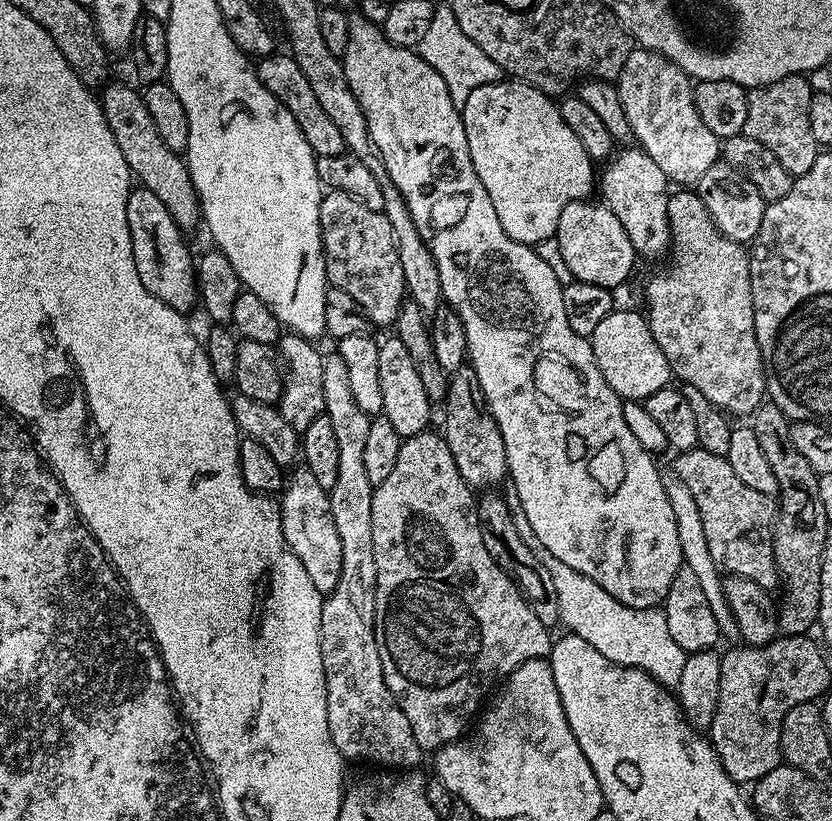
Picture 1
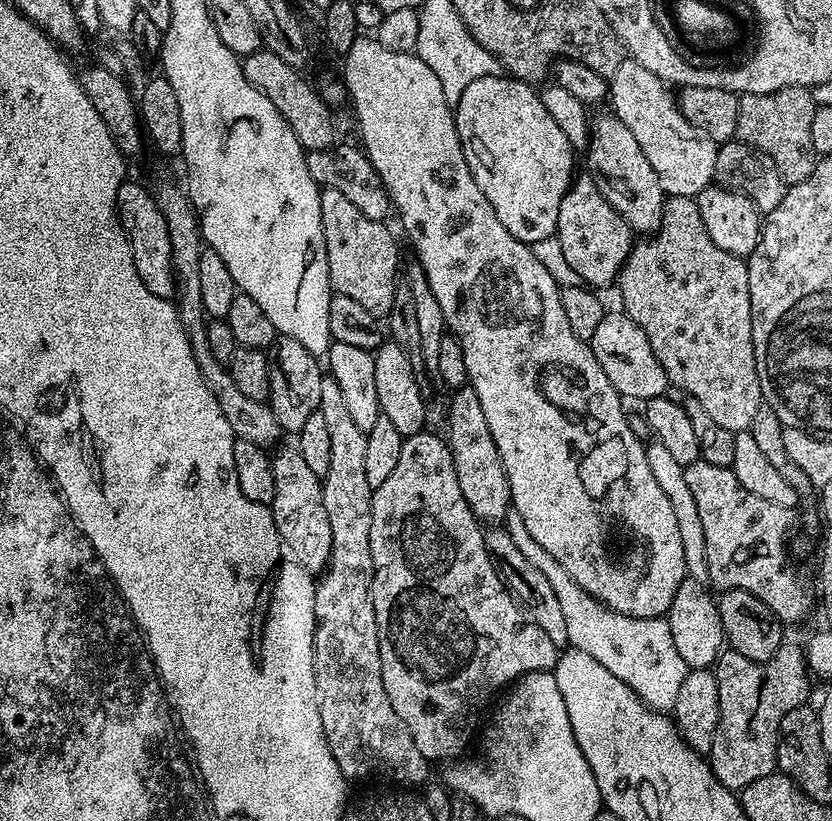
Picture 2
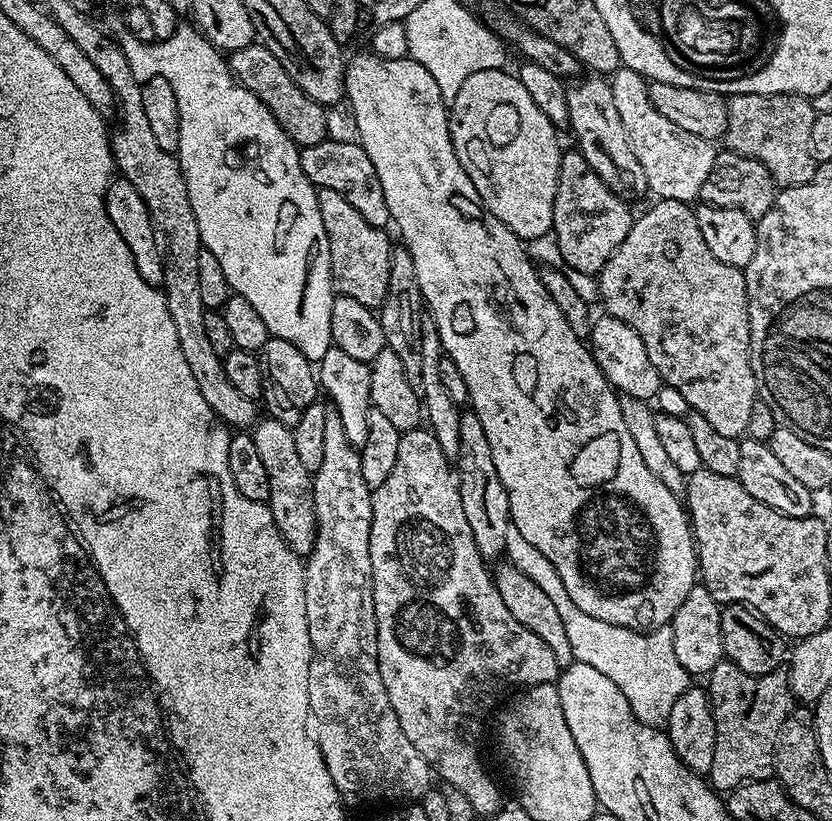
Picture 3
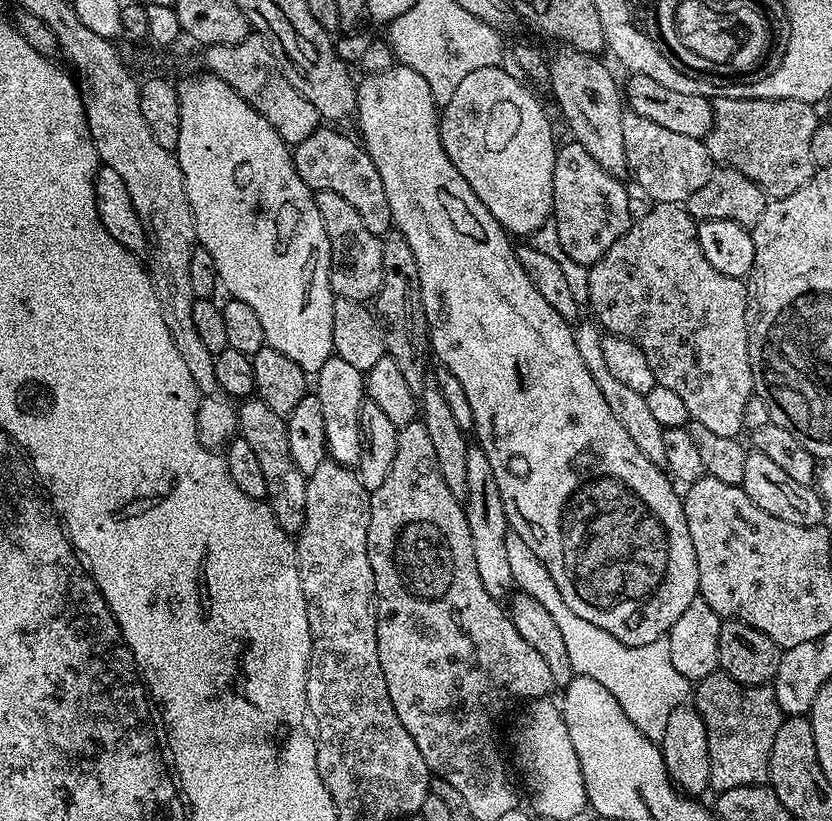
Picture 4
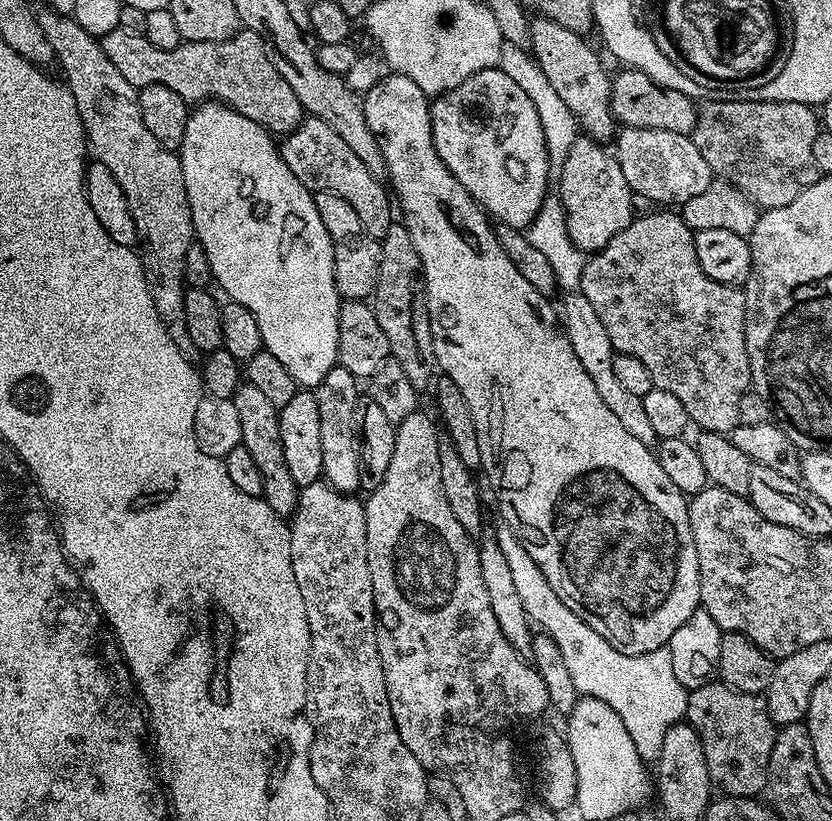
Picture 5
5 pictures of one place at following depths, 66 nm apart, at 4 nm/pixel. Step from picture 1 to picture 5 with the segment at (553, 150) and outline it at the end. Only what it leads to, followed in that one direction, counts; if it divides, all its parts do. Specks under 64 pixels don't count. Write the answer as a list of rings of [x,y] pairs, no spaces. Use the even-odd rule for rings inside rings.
[[[497,66],[466,78],[466,82],[454,86],[454,90],[435,97],[431,106],[434,146],[438,150],[438,158],[446,162],[450,174],[466,186],[468,193],[493,221],[517,230],[527,229],[534,222],[549,191],[550,169],[542,122],[538,122],[538,110],[534,110],[534,102],[526,98],[526,90],[522,90],[510,74]]]

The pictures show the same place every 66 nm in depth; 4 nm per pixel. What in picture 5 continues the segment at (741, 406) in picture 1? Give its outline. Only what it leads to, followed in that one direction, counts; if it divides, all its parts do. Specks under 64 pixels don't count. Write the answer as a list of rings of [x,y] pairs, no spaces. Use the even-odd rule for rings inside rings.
[[[652,211],[656,212],[650,213],[649,216],[637,215],[630,222],[630,226],[626,226],[626,230],[614,234],[614,238],[610,238],[610,242],[606,242],[606,246],[602,250],[591,253],[585,259],[582,282],[578,291],[590,302],[590,306],[594,306],[602,326],[606,326],[606,334],[610,334],[613,349],[619,354],[630,354],[634,358],[638,358],[638,362],[642,362],[642,366],[646,366],[646,370],[650,370],[650,378],[655,387],[670,390],[670,394],[675,394],[681,400],[689,421],[697,429],[706,432],[731,433],[732,429],[739,424],[739,403],[742,401],[744,393],[749,391],[752,382],[750,362],[746,354],[746,338],[744,337],[744,319],[746,318],[744,289],[734,284],[714,282],[714,278],[710,278],[710,274],[706,274],[706,270],[702,270],[702,265],[698,262],[698,254],[694,250],[693,230],[690,226],[686,226],[679,211]]]

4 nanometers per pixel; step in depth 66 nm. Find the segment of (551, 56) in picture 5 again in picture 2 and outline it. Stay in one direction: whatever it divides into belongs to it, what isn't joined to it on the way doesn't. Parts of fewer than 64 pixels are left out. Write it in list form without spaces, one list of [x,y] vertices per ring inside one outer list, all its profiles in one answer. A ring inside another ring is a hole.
[[[615,114],[600,116],[591,121],[590,135],[586,156],[588,156],[587,171],[592,181],[602,190],[602,198],[622,214],[622,218],[632,227],[633,233],[652,234],[660,227],[666,193],[662,190],[658,174],[654,174],[654,166],[642,154],[642,146],[630,130]]]

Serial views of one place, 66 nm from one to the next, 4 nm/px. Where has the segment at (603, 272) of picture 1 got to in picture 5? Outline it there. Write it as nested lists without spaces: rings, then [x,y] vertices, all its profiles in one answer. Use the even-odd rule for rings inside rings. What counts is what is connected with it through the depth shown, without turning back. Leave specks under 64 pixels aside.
[[[583,134],[577,135],[574,146],[570,146],[570,154],[566,154],[566,162],[558,170],[560,176],[558,195],[566,214],[566,230],[570,234],[570,242],[574,242],[578,251],[585,254],[602,250],[606,242],[610,242],[614,234],[626,230],[626,226],[630,226],[634,218],[632,188],[626,182],[626,174],[622,174],[622,166],[616,161],[615,155],[604,148],[607,147],[599,140],[591,140]]]

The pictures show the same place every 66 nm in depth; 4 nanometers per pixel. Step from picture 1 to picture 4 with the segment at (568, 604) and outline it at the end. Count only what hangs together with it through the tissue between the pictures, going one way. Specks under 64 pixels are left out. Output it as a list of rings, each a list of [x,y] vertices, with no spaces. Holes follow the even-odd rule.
[[[510,530],[506,534],[506,550],[513,585],[534,598],[534,602],[542,602],[542,606],[546,606],[550,618],[554,618],[554,626],[558,626],[562,639],[566,641],[566,654],[570,654],[573,673],[589,676],[594,678],[594,682],[606,686],[606,690],[618,698],[618,706],[626,710],[626,718],[630,718],[646,738],[661,740],[670,714],[690,696],[690,682],[674,667],[667,639],[650,642],[650,646],[626,646],[618,642],[614,634],[606,634],[602,626],[594,626],[594,622],[578,618],[578,614],[566,606],[562,594],[558,594],[558,586],[554,586],[554,578],[550,578],[550,570],[546,570],[546,566],[538,562],[534,550],[530,550],[530,546]]]

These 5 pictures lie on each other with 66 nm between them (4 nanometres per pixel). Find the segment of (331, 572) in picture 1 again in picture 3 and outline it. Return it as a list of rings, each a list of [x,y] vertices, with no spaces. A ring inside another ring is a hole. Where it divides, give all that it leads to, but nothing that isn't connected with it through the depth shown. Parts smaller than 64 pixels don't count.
[[[260,418],[252,425],[250,431],[254,438],[254,447],[258,450],[258,455],[262,457],[262,462],[266,465],[266,474],[270,477],[270,498],[266,502],[268,509],[274,514],[274,522],[284,535],[284,540],[290,546],[290,550],[294,550],[297,556],[306,558],[316,546],[316,510],[312,497],[313,473],[308,472],[305,464],[298,458],[291,428],[271,418]]]

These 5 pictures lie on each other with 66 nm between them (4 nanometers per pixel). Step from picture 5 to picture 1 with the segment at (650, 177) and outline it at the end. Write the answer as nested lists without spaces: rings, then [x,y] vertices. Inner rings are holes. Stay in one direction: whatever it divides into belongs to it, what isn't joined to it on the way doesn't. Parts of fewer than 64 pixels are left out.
[[[633,47],[615,86],[635,143],[658,162],[662,174],[666,174],[673,185],[694,186],[702,174],[721,159],[721,137],[714,135],[706,122],[702,122],[694,102],[693,81],[665,56],[649,48]]]

